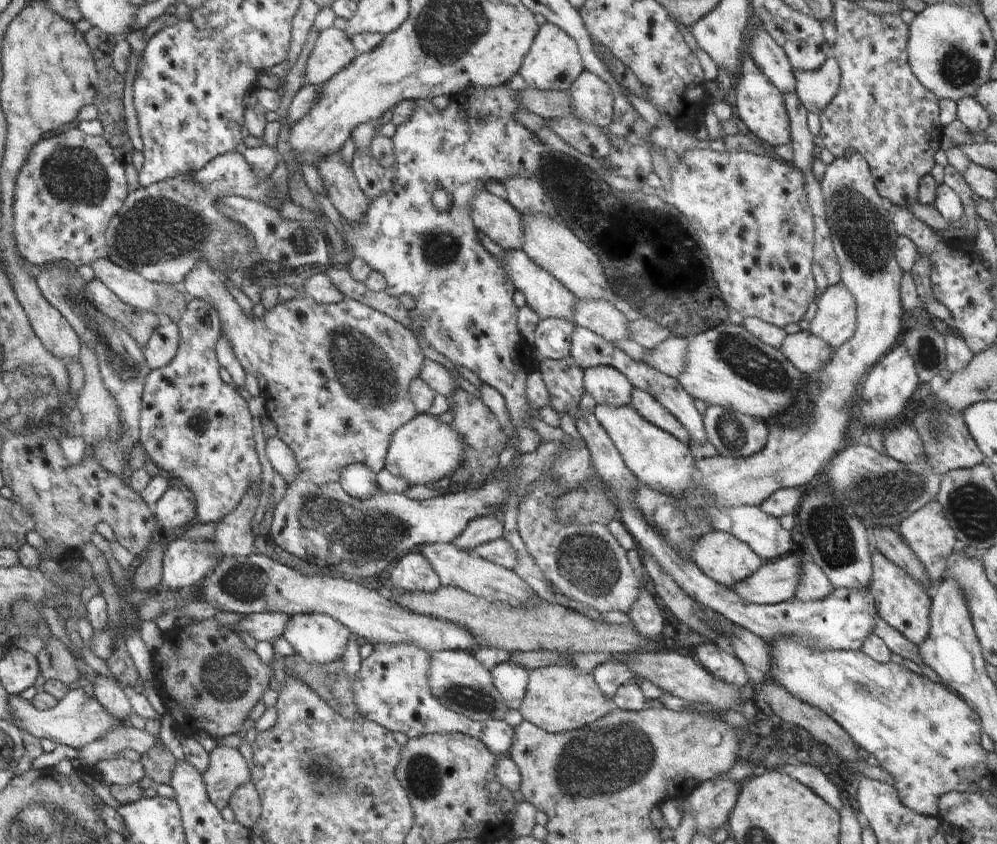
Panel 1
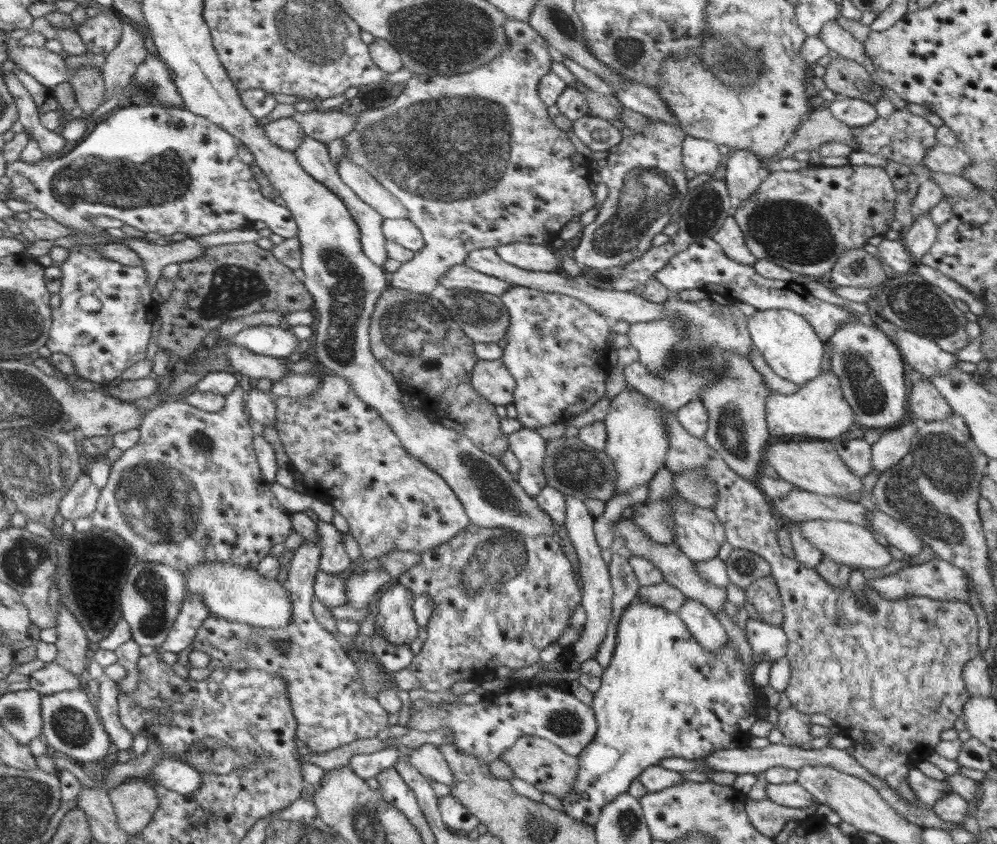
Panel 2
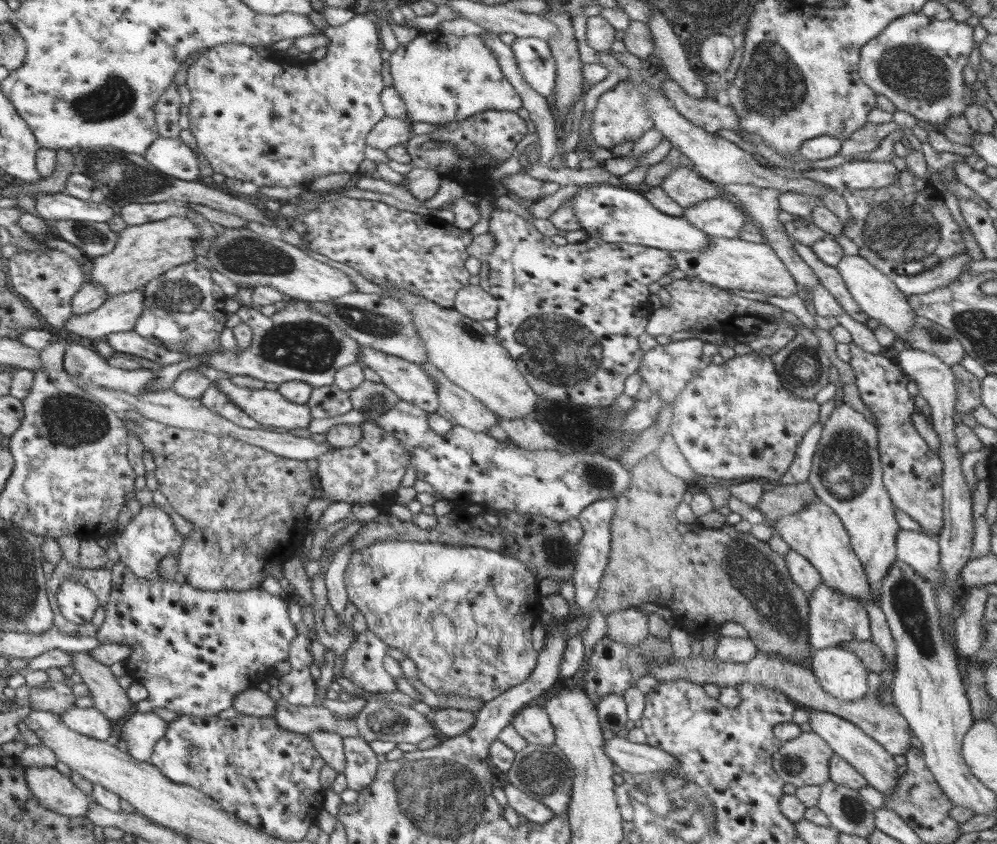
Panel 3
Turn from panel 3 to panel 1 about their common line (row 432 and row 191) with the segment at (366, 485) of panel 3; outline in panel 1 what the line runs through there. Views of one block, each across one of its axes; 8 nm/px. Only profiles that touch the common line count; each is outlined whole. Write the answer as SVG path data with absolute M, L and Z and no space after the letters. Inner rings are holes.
M370 149L369 151L355 150L352 169L359 187L370 203L394 186L395 172L392 166L389 168L381 166Z

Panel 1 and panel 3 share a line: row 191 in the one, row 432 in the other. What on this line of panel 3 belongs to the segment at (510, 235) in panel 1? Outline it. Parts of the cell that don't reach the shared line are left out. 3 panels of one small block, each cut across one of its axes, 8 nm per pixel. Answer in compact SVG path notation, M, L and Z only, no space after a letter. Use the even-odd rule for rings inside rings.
M429 360L418 363L418 366L436 382L440 407L445 408L456 419L458 425L476 432L488 433L492 426L498 424L498 416L494 412L468 391L454 384Z

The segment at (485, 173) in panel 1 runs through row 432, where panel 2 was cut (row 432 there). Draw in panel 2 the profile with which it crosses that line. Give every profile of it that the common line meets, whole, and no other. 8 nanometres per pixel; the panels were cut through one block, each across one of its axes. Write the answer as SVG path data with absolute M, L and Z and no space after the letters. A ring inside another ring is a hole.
M526 427L507 435L507 439L509 450L520 464L516 480L526 494L535 497L547 485L543 471L545 440L537 431Z

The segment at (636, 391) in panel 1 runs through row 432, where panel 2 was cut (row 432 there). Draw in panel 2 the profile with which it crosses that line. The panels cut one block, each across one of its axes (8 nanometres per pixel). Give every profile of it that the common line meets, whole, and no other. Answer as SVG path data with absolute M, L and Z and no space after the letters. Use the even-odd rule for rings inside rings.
M662 405L657 406L657 409L661 412L661 417L665 420L666 428L669 430L670 448L666 453L666 457L664 457L664 467L668 468L672 474L694 469L702 473L705 477L708 477L717 488L717 502L715 502L715 506L713 506L712 510L725 528L728 544L758 554L758 556L764 558L770 565L770 575L772 575L777 582L784 611L783 623L780 627L784 629L788 639L788 649L785 658L790 662L791 670L790 682L786 690L784 690L784 694L788 697L790 704L798 710L798 712L808 716L821 714L828 719L832 719L842 734L847 735L853 741L854 752L852 755L858 761L858 764L861 764L868 772L872 772L874 776L881 778L886 784L890 784L890 789L894 789L896 794L900 795L904 801L908 801L908 803L914 805L914 807L918 807L921 802L916 800L916 796L914 796L914 792L910 790L910 786L908 786L909 782L907 781L910 765L916 766L916 764L919 764L923 760L927 760L928 757L935 752L934 747L939 744L941 740L940 733L954 727L954 723L962 716L964 704L970 699L966 684L964 684L964 680L962 680L961 670L964 669L966 663L972 660L972 658L980 656L976 613L968 603L962 602L961 600L936 600L928 598L927 596L910 596L894 600L885 599L876 589L873 589L868 584L862 587L865 601L860 604L850 584L840 588L833 587L829 582L826 582L815 569L811 569L796 559L788 558L785 554L782 554L781 546L778 544L777 539L777 530L781 527L780 519L776 512L773 511L765 494L756 484L738 476L738 474L724 463L720 454L706 444L704 438L696 438L684 429L674 411L667 410L665 407L662 407Z

